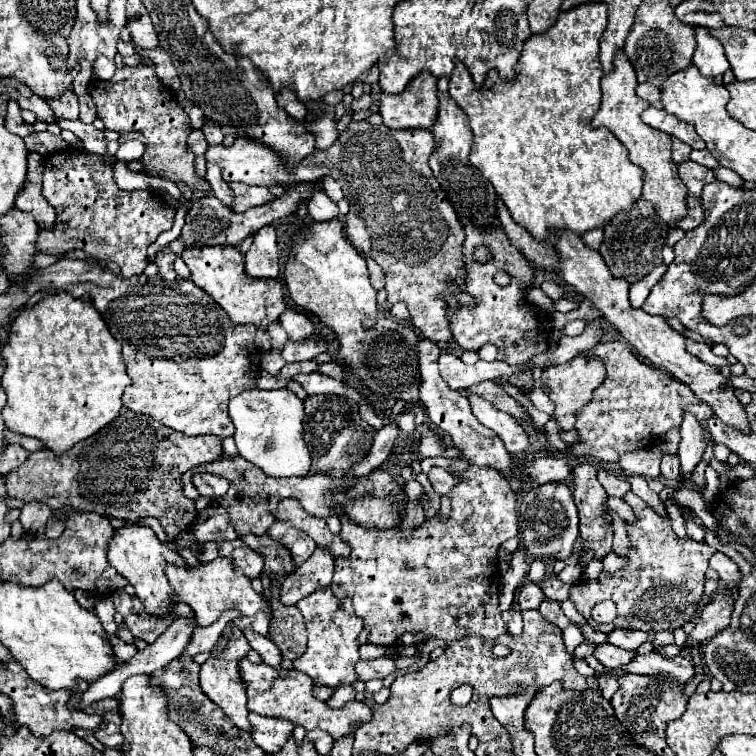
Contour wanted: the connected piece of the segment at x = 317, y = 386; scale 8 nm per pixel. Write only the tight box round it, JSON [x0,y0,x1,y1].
[292,372,360,402]

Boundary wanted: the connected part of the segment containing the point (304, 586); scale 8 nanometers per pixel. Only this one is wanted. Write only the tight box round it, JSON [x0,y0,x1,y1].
[280,548,334,606]

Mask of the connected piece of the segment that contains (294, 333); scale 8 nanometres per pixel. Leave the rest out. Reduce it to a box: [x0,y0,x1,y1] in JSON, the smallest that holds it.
[280,306,314,340]

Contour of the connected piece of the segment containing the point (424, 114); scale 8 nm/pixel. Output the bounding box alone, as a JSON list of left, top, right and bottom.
[380,72,438,130]

